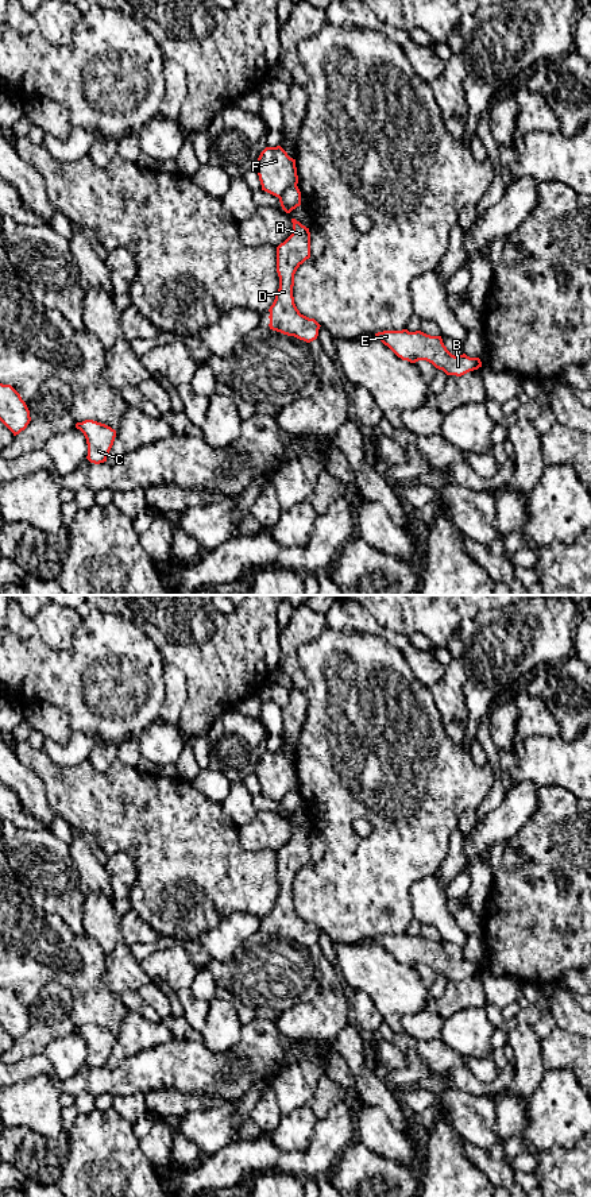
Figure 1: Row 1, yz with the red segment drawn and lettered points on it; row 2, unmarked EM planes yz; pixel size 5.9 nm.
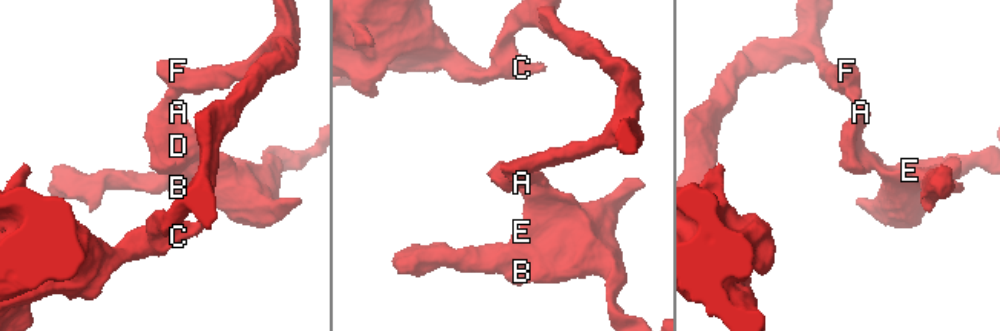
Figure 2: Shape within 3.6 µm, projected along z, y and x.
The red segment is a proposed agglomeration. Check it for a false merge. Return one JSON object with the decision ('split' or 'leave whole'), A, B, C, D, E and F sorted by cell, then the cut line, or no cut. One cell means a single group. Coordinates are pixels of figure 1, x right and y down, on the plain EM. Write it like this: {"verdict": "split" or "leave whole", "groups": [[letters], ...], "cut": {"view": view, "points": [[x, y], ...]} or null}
{"verdict": "split", "groups": [["A", "B", "D", "E"], ["C", "F"]], "cut": {"view": "yz", "points": [[296, 790], [292, 790], [278, 802]]}}

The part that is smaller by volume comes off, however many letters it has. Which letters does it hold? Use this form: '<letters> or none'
A, B, D, E

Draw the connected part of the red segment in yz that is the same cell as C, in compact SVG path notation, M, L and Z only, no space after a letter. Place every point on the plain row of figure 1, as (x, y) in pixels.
M93 1024L77 1027L76 1032L80 1034L86 1043L86 1063L94 1069L107 1066L107 1061L116 1042L116 1035L105 1028Z

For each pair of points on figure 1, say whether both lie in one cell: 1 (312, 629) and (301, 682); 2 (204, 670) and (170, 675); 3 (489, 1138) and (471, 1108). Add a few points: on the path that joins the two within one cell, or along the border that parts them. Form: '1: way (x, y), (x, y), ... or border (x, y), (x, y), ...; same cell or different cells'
1: way (298, 638), (292, 645), (293, 668); same cell
2: border (165, 661), (176, 665), (185, 676), (186, 705); different cells
3: way (482, 1131), (474, 1123), (471, 1115); same cell

